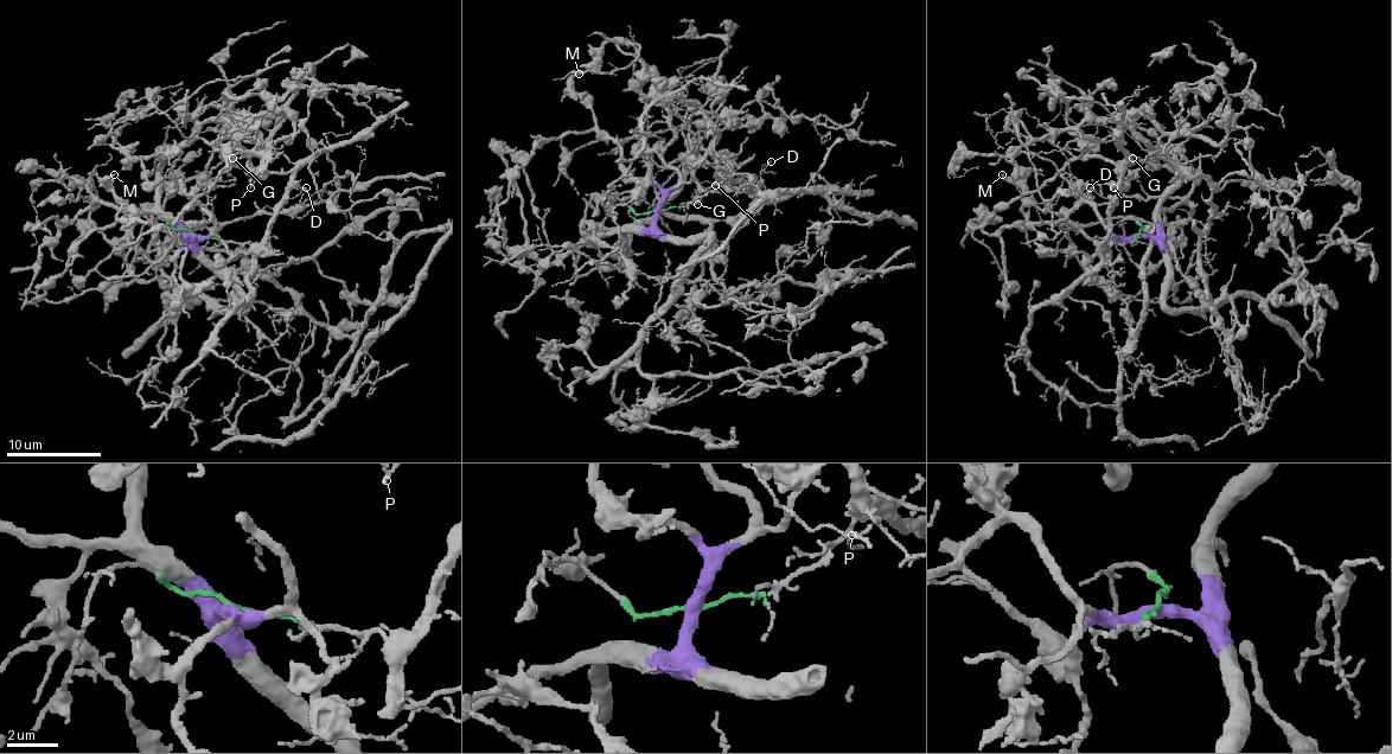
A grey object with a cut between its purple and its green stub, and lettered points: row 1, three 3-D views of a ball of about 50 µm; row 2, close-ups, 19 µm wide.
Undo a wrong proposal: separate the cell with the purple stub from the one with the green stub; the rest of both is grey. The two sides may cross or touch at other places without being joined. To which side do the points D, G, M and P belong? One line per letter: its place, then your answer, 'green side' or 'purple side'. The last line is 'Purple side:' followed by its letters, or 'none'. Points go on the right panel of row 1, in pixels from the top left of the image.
D: place (1090, 187); green side
G: place (1132, 158); green side
M: place (1002, 174); purple side
P: place (1113, 187); green side
Purple side: M

